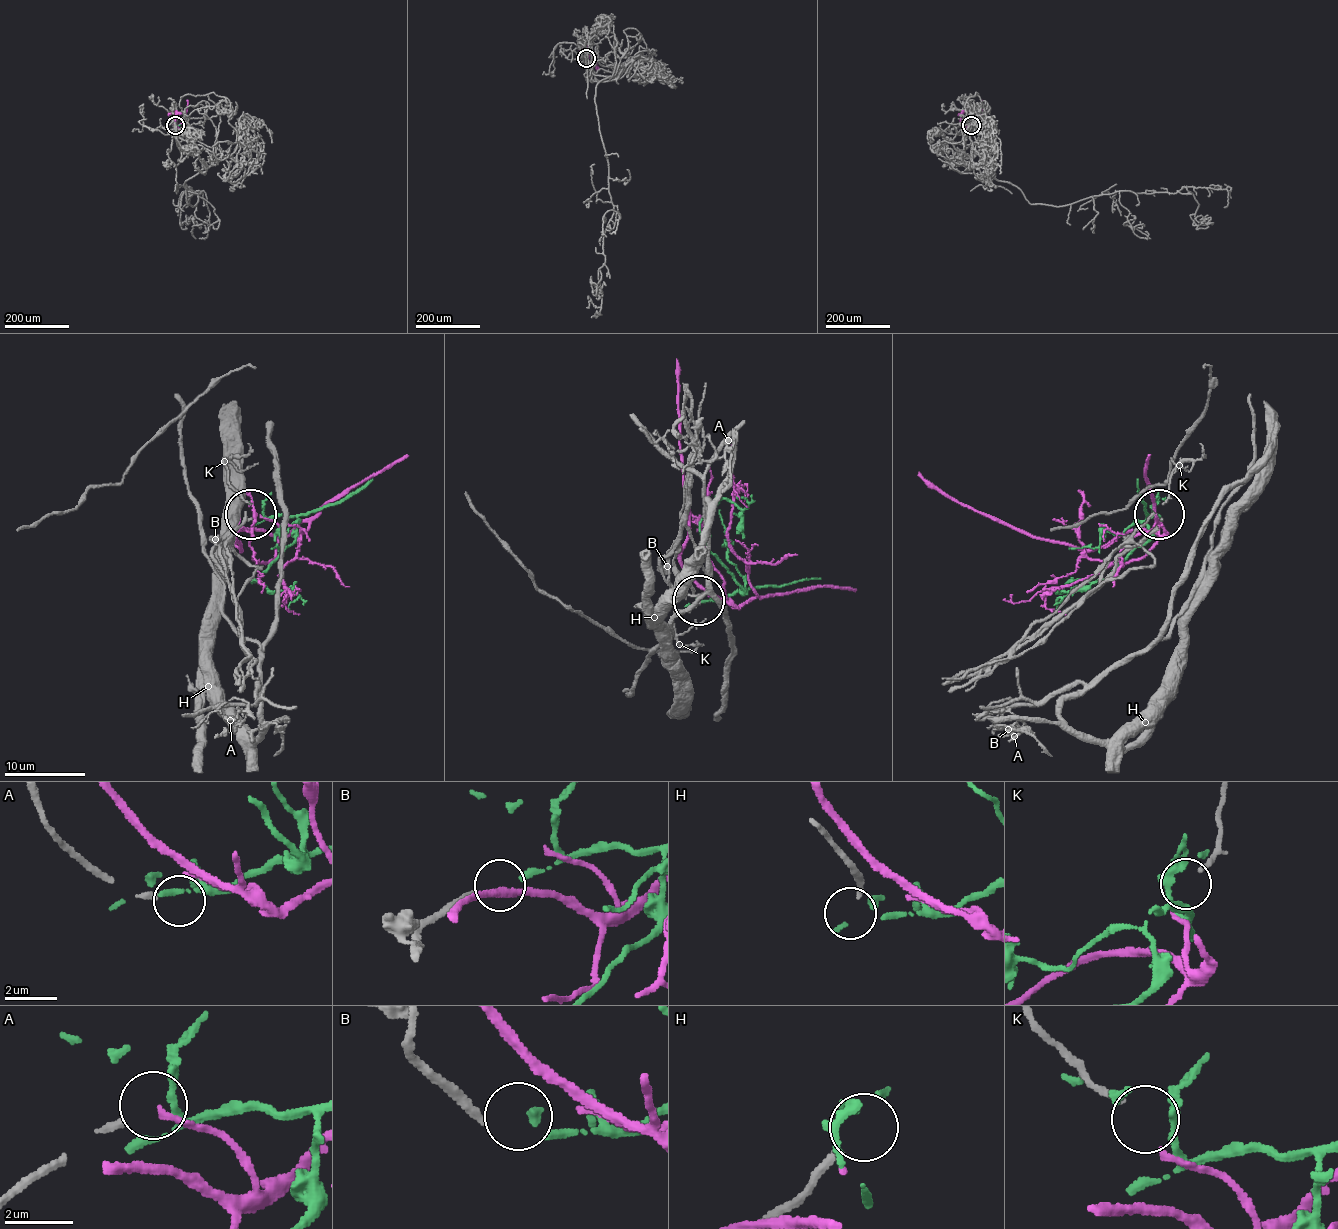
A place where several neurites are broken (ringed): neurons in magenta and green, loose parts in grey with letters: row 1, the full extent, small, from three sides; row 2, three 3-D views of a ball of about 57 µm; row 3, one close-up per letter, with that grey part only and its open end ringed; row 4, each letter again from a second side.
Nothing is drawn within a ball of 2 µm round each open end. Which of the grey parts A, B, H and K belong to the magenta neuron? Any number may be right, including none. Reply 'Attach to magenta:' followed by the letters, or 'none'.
Attach to magenta: K

